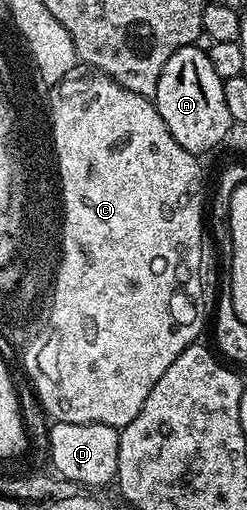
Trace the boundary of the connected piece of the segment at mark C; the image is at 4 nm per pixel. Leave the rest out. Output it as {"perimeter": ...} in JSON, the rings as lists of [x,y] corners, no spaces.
{"perimeter":[[[82,64],[69,70],[56,82],[48,97],[51,122],[57,126],[58,153],[61,154],[61,174],[66,190],[66,266],[62,268],[58,284],[54,337],[32,354],[24,373],[42,409],[54,422],[108,424],[121,428],[136,420],[136,412],[144,408],[144,400],[148,400],[148,392],[156,388],[156,380],[168,372],[172,360],[176,360],[184,348],[199,341],[198,333],[208,322],[206,298],[202,295],[202,166],[198,163],[201,161],[176,144],[172,132],[168,132],[168,124],[164,124],[151,99],[124,88],[115,78],[95,70],[93,66]]]}

